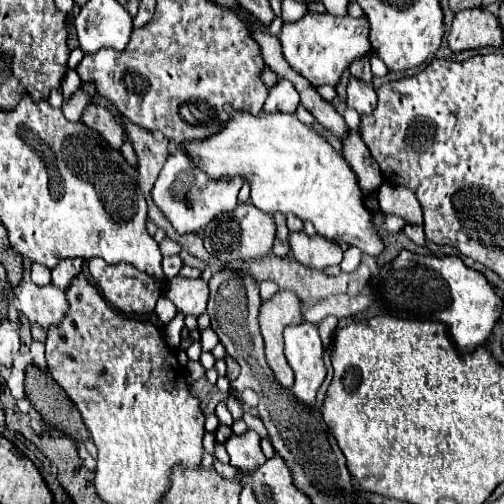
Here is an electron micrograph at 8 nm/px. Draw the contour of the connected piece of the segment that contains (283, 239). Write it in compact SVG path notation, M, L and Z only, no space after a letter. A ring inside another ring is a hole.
M275 214L275 222L277 222L277 234L275 234L275 246L273 246L273 254L279 258L289 256L291 246L289 246L289 230L287 230L287 222L283 214Z

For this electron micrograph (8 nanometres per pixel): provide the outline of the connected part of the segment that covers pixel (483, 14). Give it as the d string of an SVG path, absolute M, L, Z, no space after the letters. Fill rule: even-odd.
M473 8L459 12L453 20L449 34L449 48L453 52L481 48L481 46L501 46L503 30L495 14L483 8Z

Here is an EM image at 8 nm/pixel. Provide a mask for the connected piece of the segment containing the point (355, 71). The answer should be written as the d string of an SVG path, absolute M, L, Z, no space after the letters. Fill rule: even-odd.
M367 52L367 54L363 54L361 58L353 60L353 62L351 62L351 66L349 66L349 70L351 70L351 74L353 74L353 76L357 76L357 78L361 78L361 80L367 80L367 82L371 82L371 80L373 80L371 64L369 64L369 56L371 56L371 52Z

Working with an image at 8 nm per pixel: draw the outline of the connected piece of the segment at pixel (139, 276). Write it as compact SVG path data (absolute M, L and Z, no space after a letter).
M101 258L89 260L87 266L89 266L89 272L91 272L95 284L101 288L105 300L113 308L117 308L125 314L137 314L137 316L145 316L155 310L155 304L157 304L159 296L163 294L163 286L153 276L149 276L129 264L107 264Z

